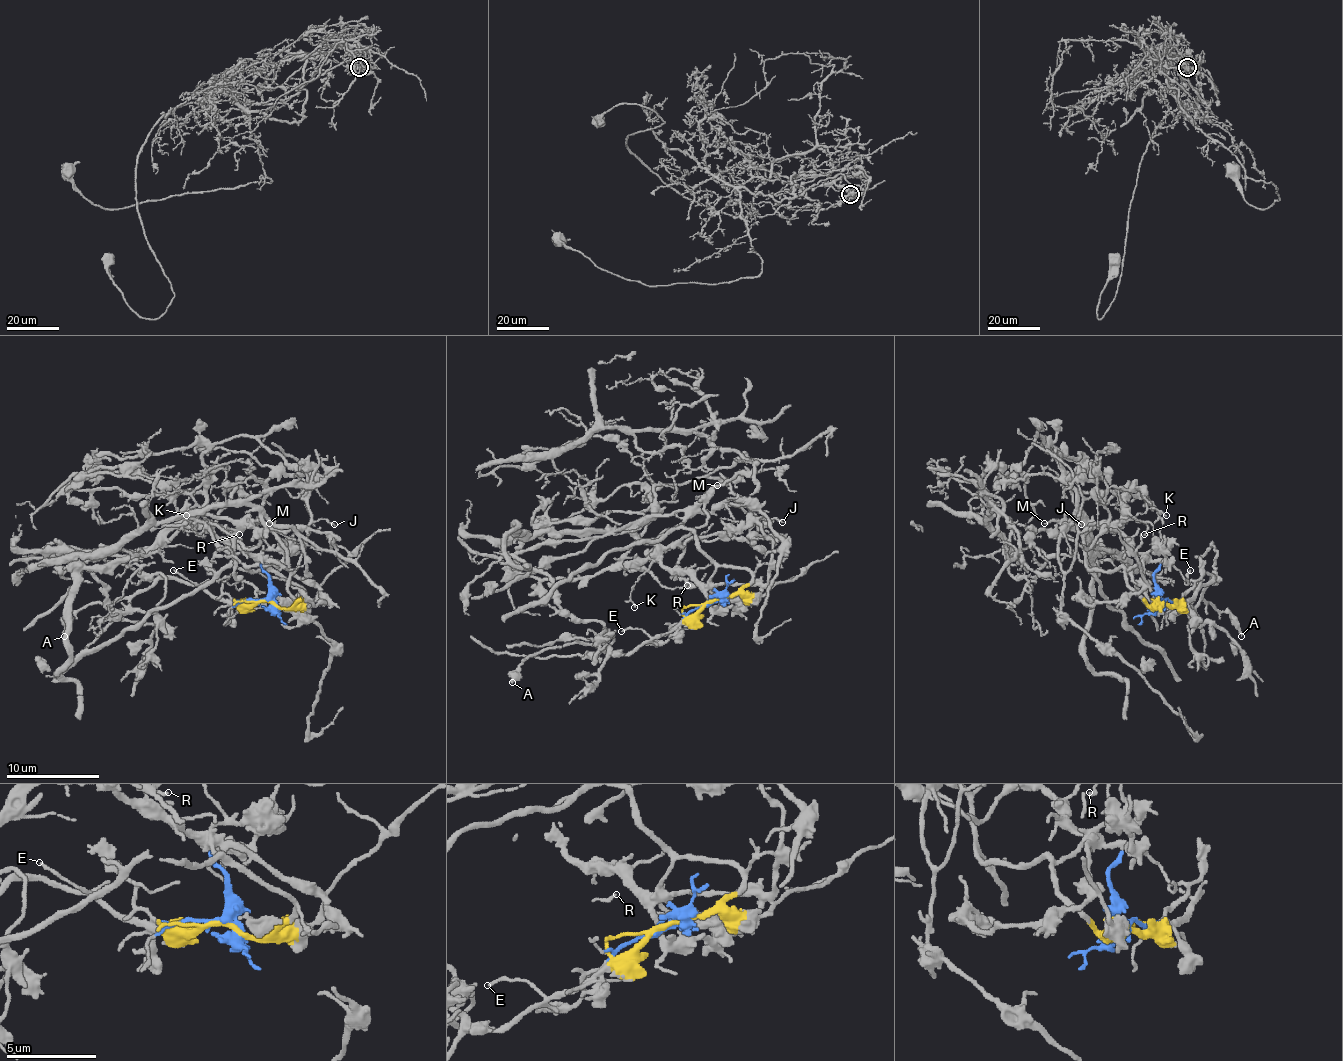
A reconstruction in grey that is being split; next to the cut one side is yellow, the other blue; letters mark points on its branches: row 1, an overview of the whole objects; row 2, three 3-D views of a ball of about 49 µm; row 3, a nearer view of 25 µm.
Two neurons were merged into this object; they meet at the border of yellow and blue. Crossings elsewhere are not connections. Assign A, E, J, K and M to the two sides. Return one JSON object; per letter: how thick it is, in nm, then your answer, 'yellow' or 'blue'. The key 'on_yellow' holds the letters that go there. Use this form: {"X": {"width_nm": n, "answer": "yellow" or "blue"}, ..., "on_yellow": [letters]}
{"A": {"width_nm": 200, "answer": "yellow"}, "E": {"width_nm": 140, "answer": "yellow"}, "J": {"width_nm": 160, "answer": "yellow"}, "K": {"width_nm": 100, "answer": "blue"}, "M": {"width_nm": 140, "answer": "yellow"}, "on_yellow": ["A", "E", "J", "M"]}

